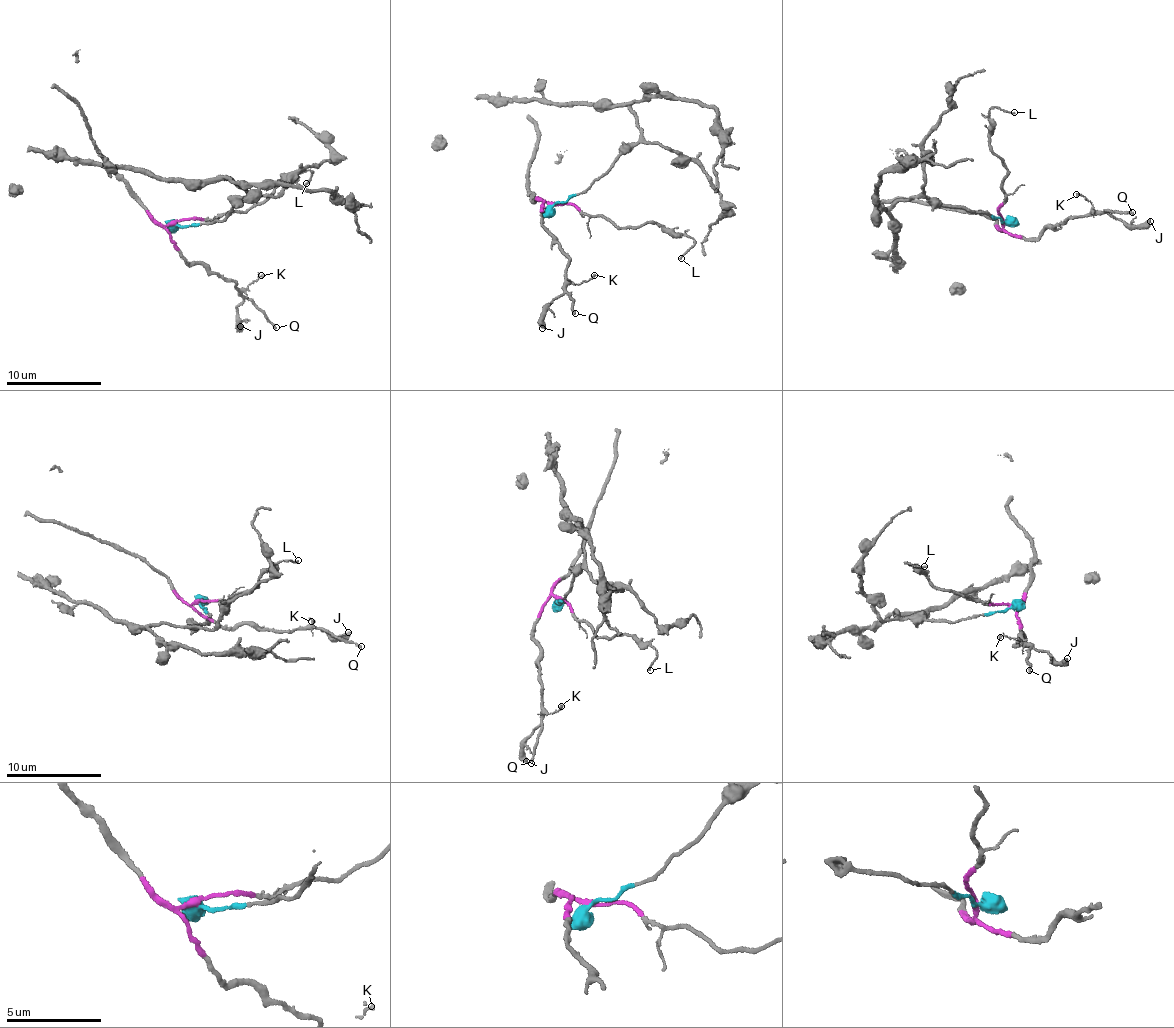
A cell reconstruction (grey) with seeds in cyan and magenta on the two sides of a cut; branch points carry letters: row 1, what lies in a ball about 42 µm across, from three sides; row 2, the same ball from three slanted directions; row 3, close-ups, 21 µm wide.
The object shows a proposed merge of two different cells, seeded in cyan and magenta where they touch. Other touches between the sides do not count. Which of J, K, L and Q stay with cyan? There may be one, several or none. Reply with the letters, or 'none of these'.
none of these

